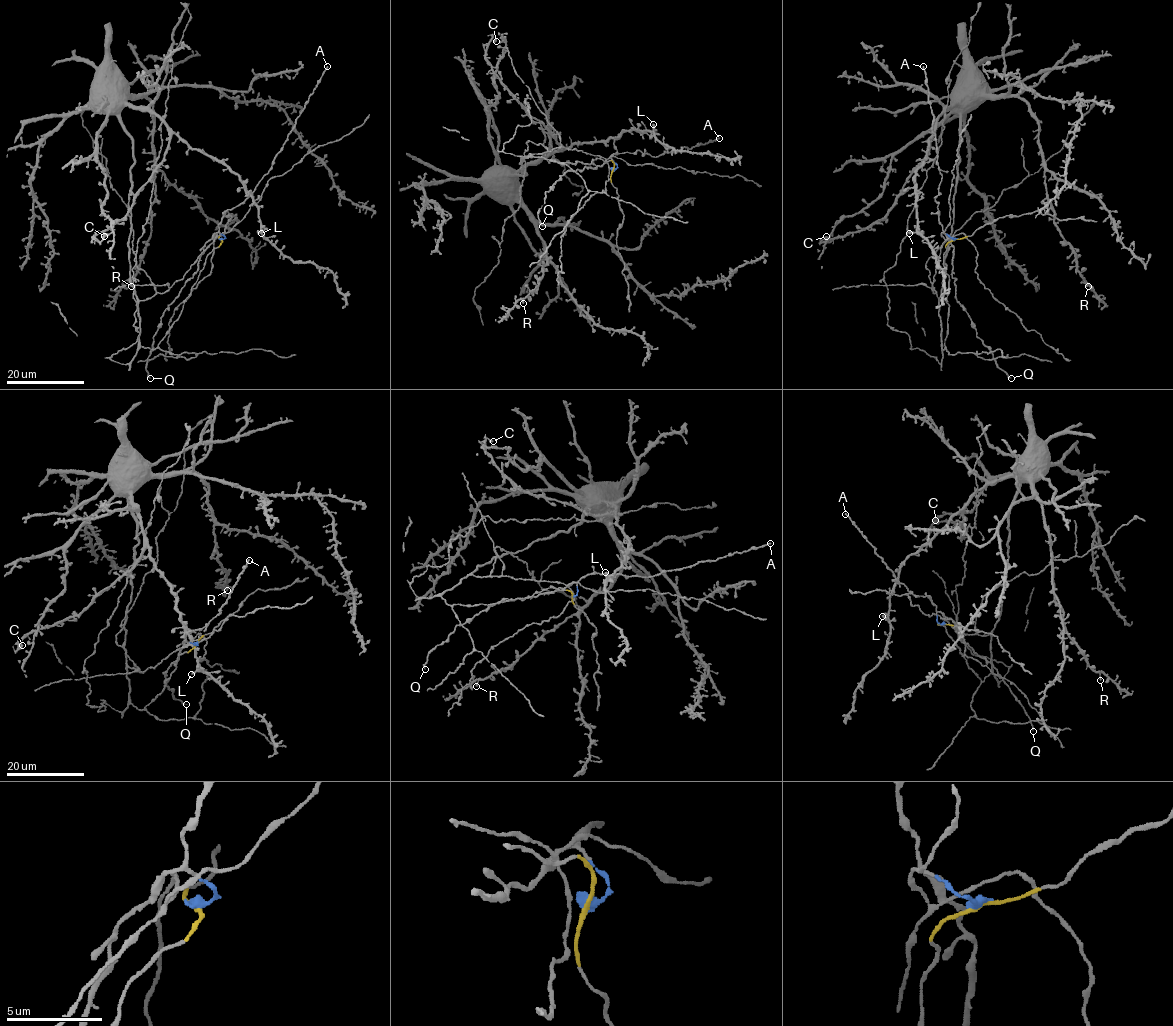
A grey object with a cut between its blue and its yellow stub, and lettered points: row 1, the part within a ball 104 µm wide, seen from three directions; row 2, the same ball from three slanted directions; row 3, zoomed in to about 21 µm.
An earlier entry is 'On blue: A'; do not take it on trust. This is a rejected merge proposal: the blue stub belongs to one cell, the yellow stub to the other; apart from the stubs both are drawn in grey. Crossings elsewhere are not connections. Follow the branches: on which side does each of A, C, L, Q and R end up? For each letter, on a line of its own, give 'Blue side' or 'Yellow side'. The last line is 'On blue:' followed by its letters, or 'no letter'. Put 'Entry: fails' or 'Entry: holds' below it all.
A: Blue side
C: Yellow side
L: Yellow side
Q: Blue side
R: Yellow side
On blue: A, Q
Entry: fails

